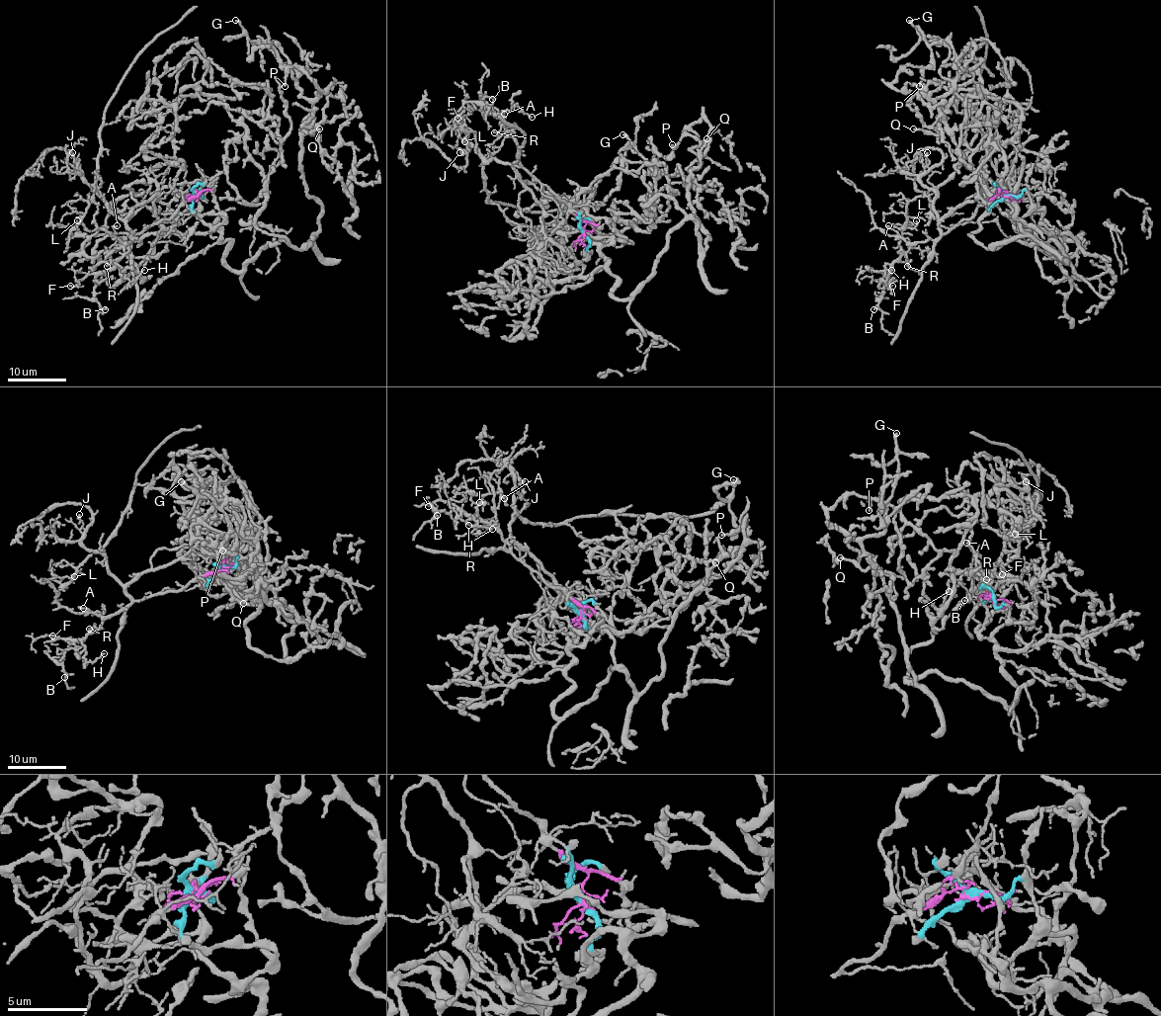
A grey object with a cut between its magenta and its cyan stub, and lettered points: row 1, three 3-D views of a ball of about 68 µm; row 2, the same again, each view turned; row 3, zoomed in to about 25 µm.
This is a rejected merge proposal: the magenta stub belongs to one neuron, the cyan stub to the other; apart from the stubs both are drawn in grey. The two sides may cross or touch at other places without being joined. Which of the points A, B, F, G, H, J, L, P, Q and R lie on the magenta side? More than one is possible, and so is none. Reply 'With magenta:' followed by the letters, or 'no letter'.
With magenta: A, B, F, H, J, L, R

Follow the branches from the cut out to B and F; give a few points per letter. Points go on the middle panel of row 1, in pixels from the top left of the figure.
B: (583, 230), (586, 223), (570, 206), (520, 163), (511, 126), (501, 117), (483, 115), (482, 108), (492, 99)
F: (583, 230), (586, 223), (570, 206), (520, 163), (511, 126), (501, 117), (467, 108), (456, 118)

